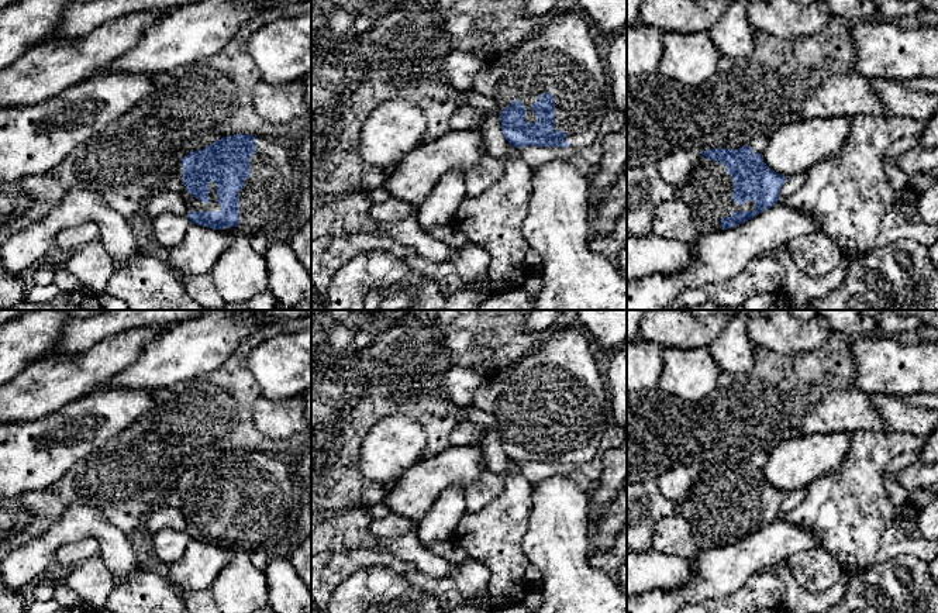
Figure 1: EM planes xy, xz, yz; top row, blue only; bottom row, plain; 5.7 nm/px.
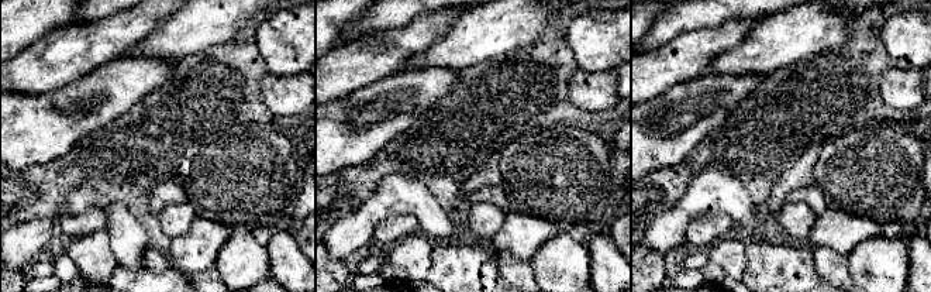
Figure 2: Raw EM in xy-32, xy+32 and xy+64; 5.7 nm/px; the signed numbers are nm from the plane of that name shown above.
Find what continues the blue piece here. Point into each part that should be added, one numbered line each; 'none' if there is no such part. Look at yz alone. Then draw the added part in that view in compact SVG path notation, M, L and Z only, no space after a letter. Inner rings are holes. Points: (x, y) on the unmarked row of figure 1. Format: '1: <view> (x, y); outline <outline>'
1: yz (709, 506); outline M700 471L689 496L677 504L676 514L690 521L694 540L700 551L721 548L721 534L730 533L734 527L753 527L755 517L745 520L732 514L734 496L727 482L717 476L708 476Z

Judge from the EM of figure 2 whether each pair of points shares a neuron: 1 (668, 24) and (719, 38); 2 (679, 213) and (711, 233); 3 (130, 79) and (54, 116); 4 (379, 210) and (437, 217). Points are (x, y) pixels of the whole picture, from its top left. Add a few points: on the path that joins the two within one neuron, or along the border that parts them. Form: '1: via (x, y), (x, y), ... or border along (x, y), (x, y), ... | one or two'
1: border along (723, 23), (714, 27), (683, 31), (661, 45) | two
2: border along (724, 213), (695, 219), (685, 243) | two
3: via (111, 98), (92, 116), (86, 119), (72, 117) | one
4: via (393, 203), (420, 203), (423, 206) | one

